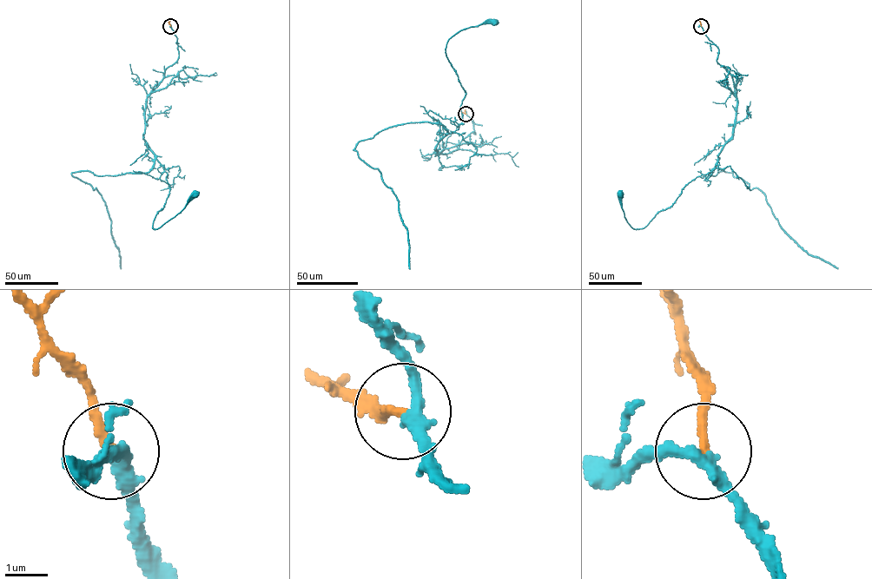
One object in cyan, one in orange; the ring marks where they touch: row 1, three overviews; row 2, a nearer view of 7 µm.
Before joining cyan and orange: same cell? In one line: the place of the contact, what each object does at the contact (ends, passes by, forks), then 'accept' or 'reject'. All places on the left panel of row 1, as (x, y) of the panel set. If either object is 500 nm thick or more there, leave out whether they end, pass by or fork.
(170, 26) | cyan passes by | orange ends | accept

